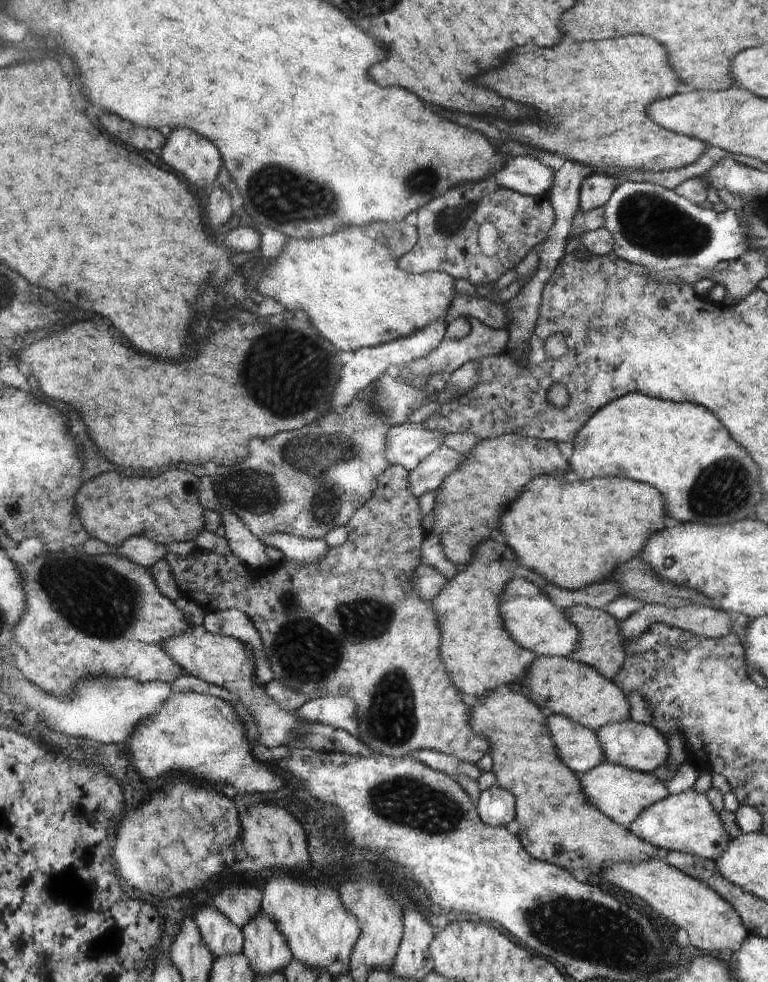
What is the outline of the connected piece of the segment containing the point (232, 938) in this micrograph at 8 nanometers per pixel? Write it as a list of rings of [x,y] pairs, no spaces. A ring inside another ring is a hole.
[[[216,904],[202,905],[195,918],[216,958],[220,955],[238,955],[245,950],[245,929]]]

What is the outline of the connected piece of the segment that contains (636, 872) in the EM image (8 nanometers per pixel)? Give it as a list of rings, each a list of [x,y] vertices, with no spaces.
[[[654,857],[639,863],[608,864],[599,878],[608,880],[630,894],[639,896],[647,902],[652,911],[673,922],[678,928],[684,928],[696,952],[716,951],[734,953],[750,936],[748,927],[741,919],[740,913],[725,898],[721,897],[705,881],[695,879],[664,862],[664,857]]]

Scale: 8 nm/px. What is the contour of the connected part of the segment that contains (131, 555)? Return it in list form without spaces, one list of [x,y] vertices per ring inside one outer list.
[[[135,536],[122,544],[122,547],[116,554],[134,561],[136,564],[152,569],[168,553],[166,546],[153,541],[150,537]]]

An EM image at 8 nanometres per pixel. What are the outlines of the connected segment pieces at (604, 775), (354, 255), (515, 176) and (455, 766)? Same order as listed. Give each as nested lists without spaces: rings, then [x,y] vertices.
[[[608,760],[602,761],[597,767],[585,772],[580,776],[580,779],[585,795],[603,813],[606,813],[612,820],[617,821],[623,827],[633,823],[646,807],[670,795],[666,789],[665,782],[658,779],[654,773],[634,771]]]
[[[406,221],[397,223],[372,223],[366,228],[346,228],[338,234],[326,236],[326,238],[318,238],[318,240],[294,240],[289,238],[284,250],[280,256],[274,261],[268,261],[267,266],[264,266],[261,280],[257,283],[257,289],[265,296],[272,297],[276,302],[283,304],[288,311],[304,311],[309,316],[309,320],[313,323],[313,327],[323,336],[329,340],[338,350],[347,350],[356,352],[362,347],[375,347],[384,343],[395,341],[398,338],[412,336],[414,333],[426,328],[426,325],[432,324],[436,321],[444,320],[452,299],[456,294],[454,281],[456,278],[450,276],[448,273],[440,271],[430,271],[425,273],[409,273],[400,267],[400,260],[406,254],[413,250],[416,244],[420,241],[420,234]]]
[[[514,158],[506,170],[494,174],[499,185],[530,196],[545,196],[552,188],[555,171],[534,158]]]
[[[415,750],[408,754],[408,756],[452,777],[464,775],[477,780],[482,773],[476,763],[466,762],[449,754],[438,752],[437,750]]]

